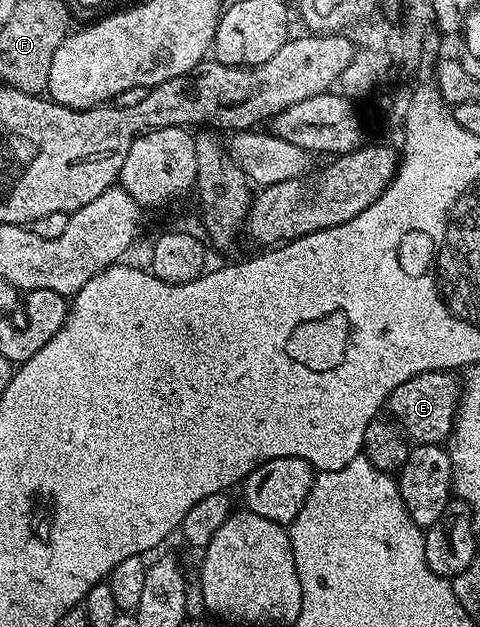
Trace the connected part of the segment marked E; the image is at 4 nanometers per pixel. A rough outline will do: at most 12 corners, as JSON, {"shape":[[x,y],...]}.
{"shape":[[451,372],[419,373],[386,406],[409,442],[447,442],[462,385]]}

